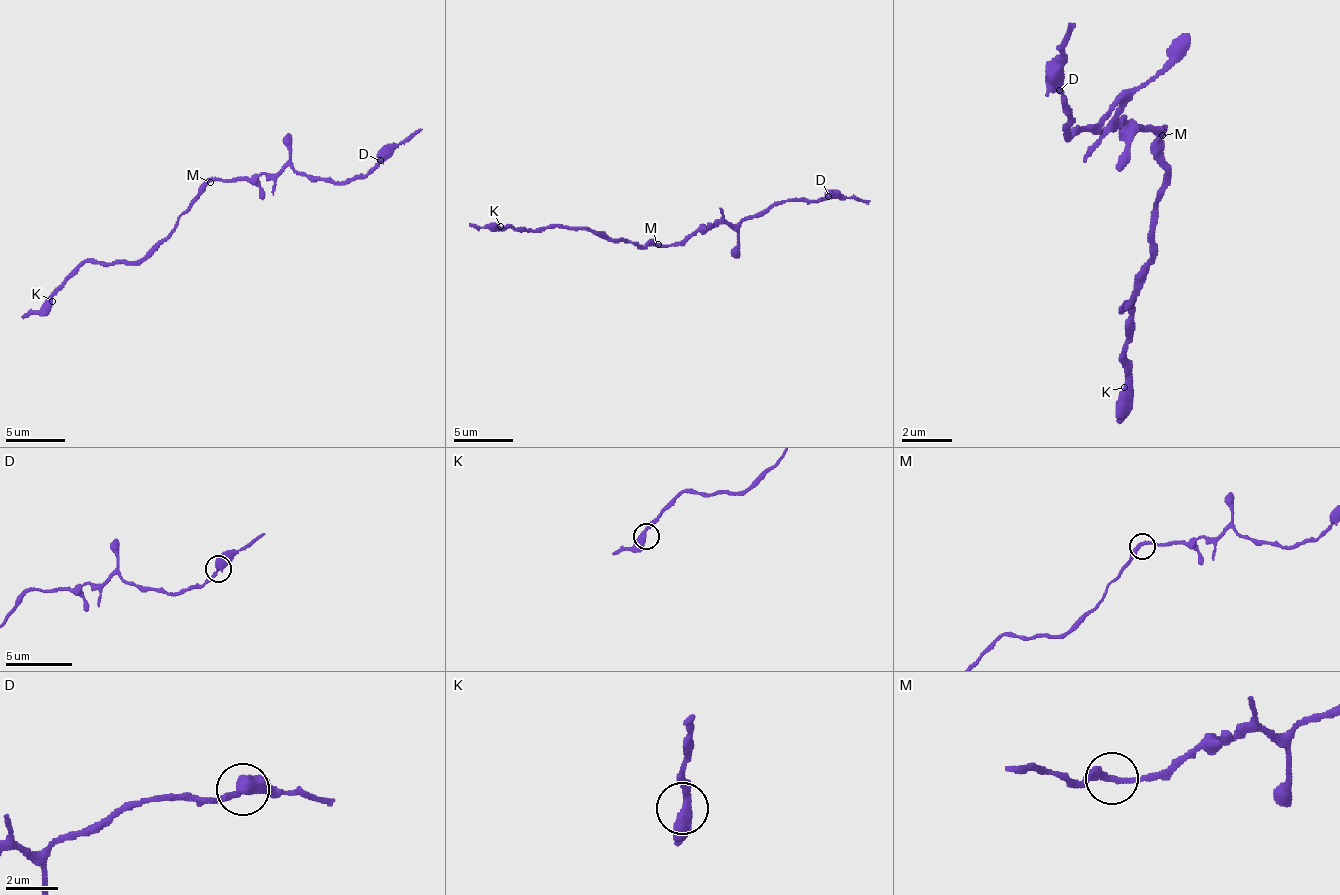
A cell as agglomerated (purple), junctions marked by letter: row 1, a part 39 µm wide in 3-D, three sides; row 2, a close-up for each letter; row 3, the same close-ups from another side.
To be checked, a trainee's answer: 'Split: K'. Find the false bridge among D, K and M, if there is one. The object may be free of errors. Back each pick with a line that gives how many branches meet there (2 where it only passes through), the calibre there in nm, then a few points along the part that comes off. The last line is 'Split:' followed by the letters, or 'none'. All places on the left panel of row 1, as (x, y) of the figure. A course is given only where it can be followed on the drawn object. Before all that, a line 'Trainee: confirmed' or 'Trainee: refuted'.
Trainee: refuted
Split: none

